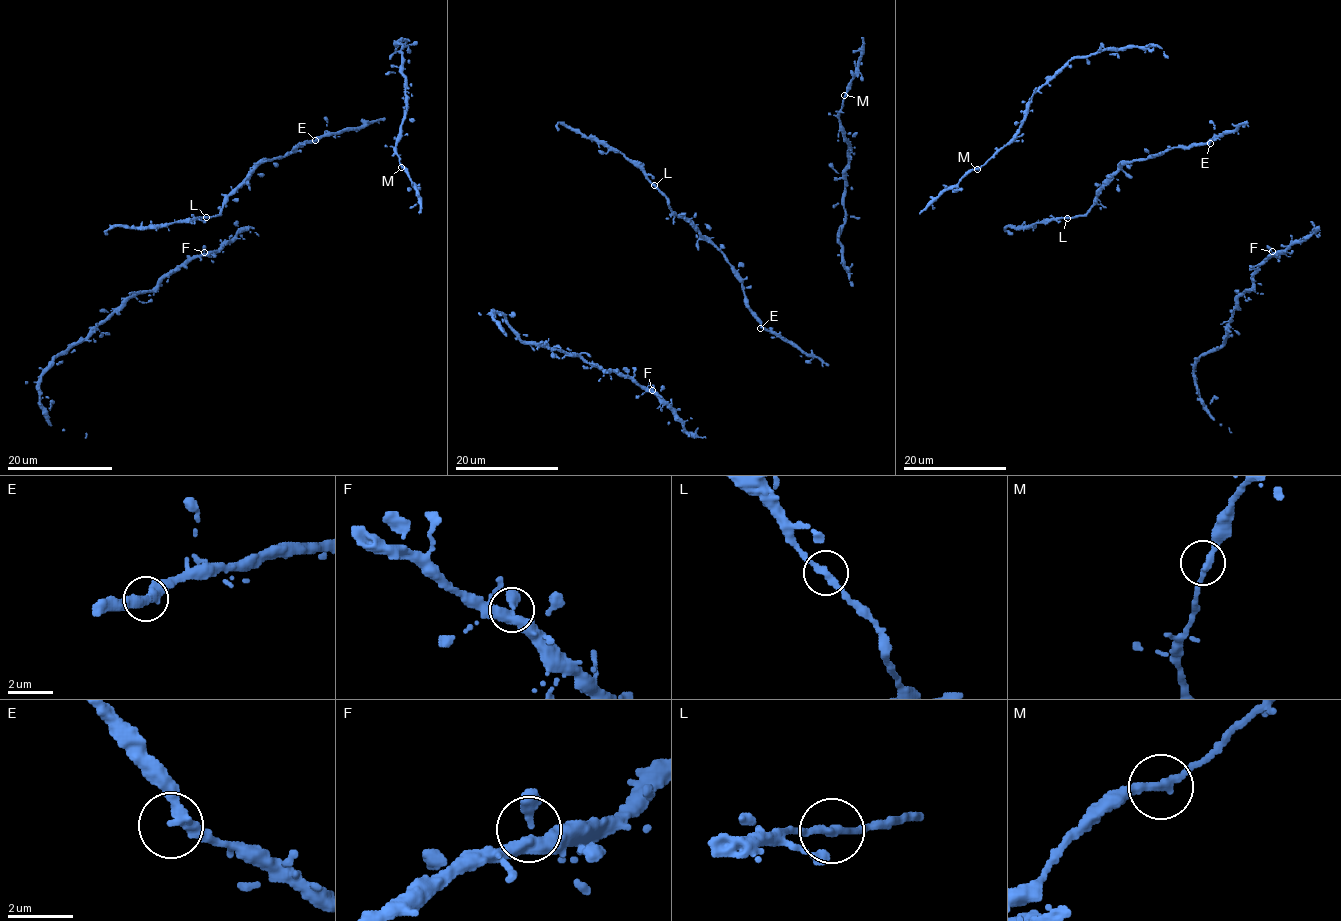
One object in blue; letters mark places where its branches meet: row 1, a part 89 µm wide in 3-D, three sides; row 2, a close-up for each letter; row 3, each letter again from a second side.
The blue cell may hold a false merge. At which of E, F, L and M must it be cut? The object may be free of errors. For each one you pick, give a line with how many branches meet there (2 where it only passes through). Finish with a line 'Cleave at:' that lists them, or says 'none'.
Cleave at: none

